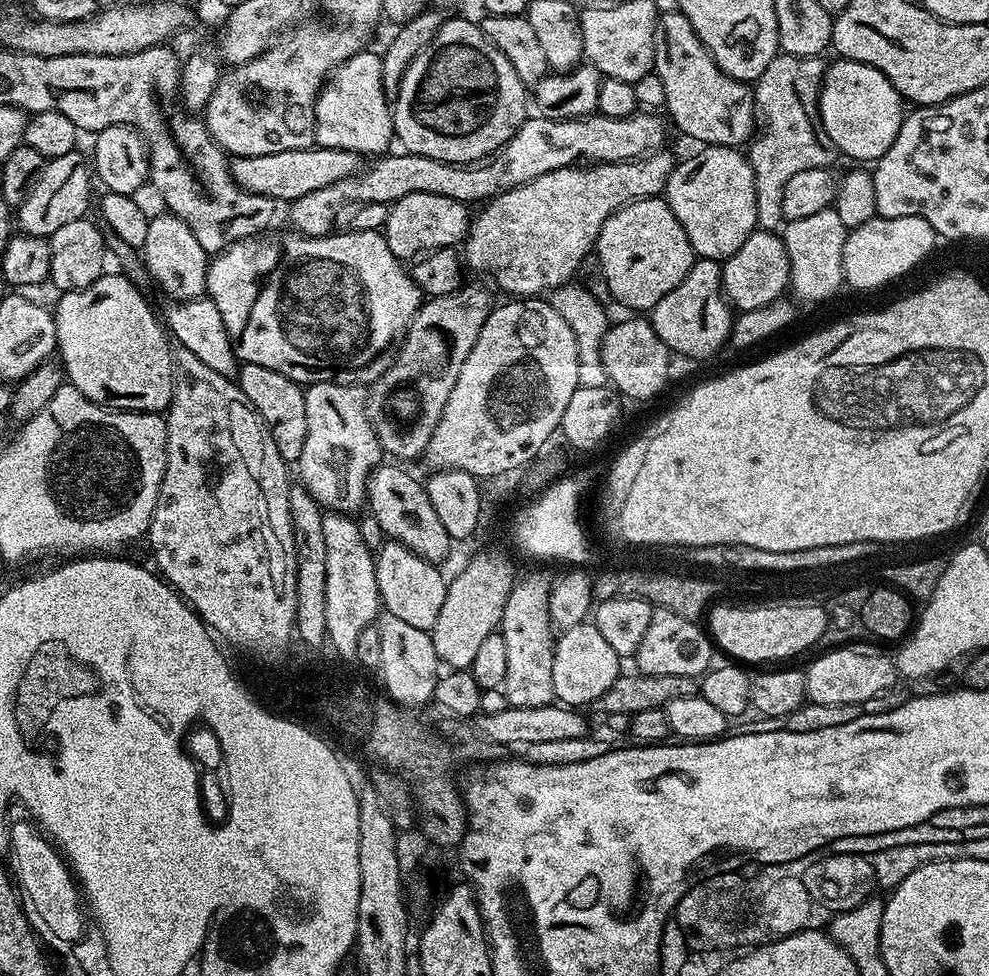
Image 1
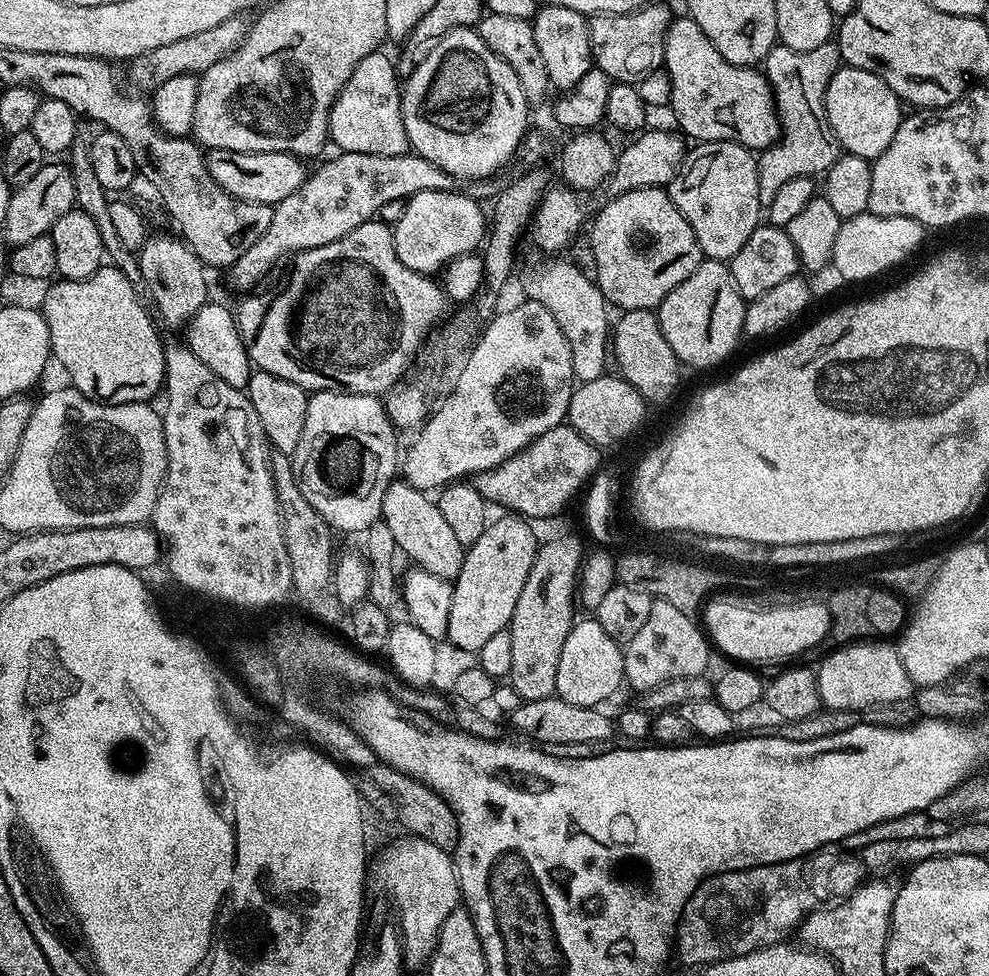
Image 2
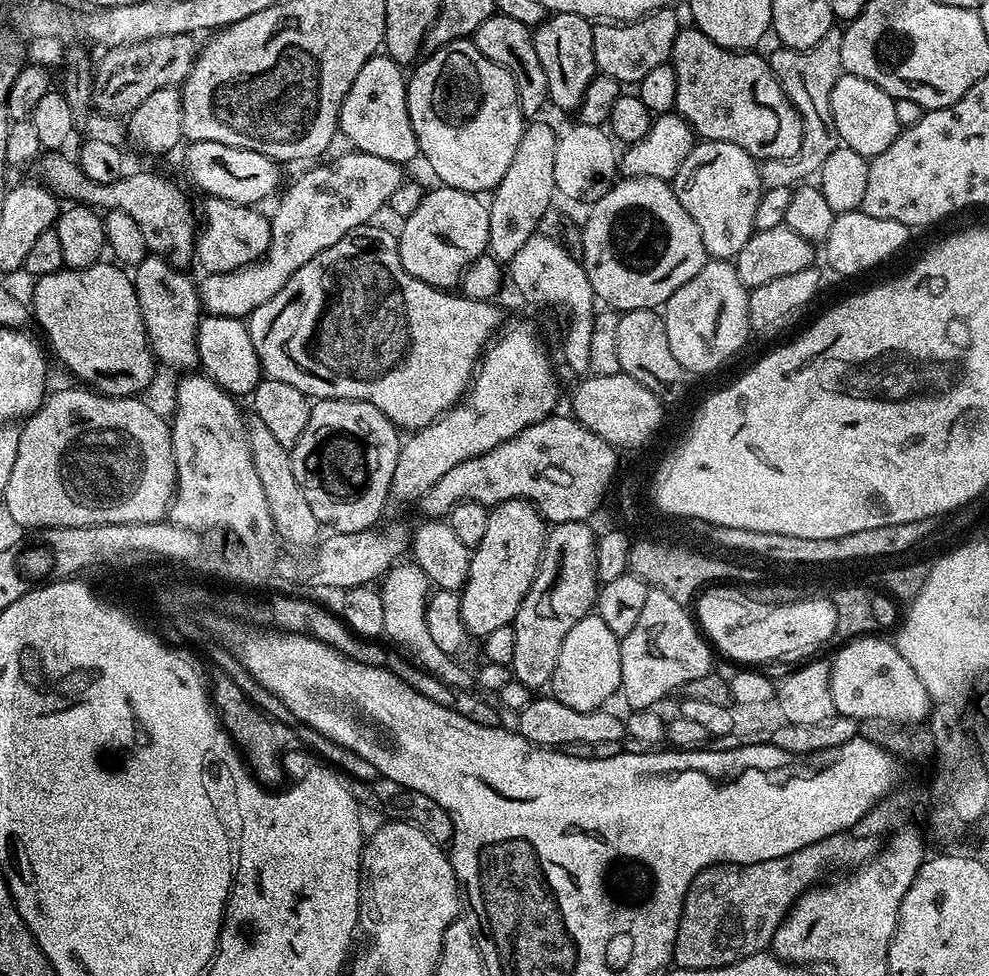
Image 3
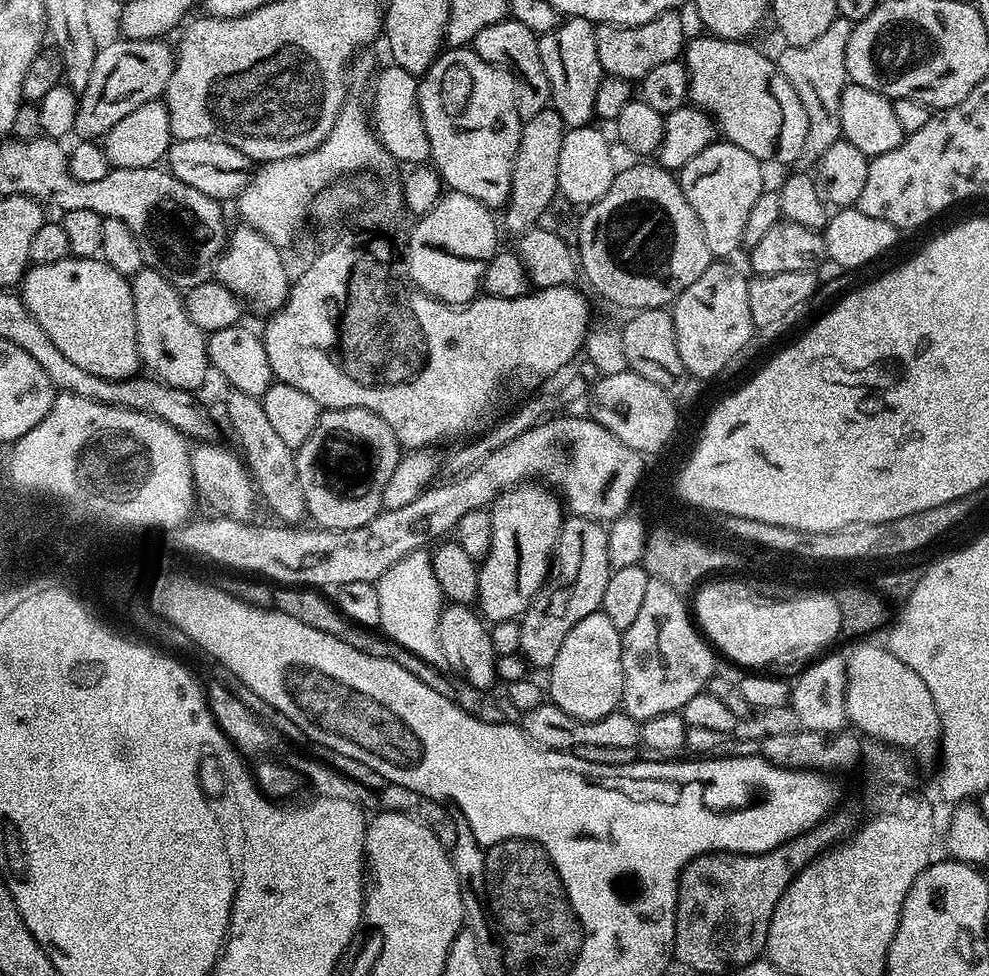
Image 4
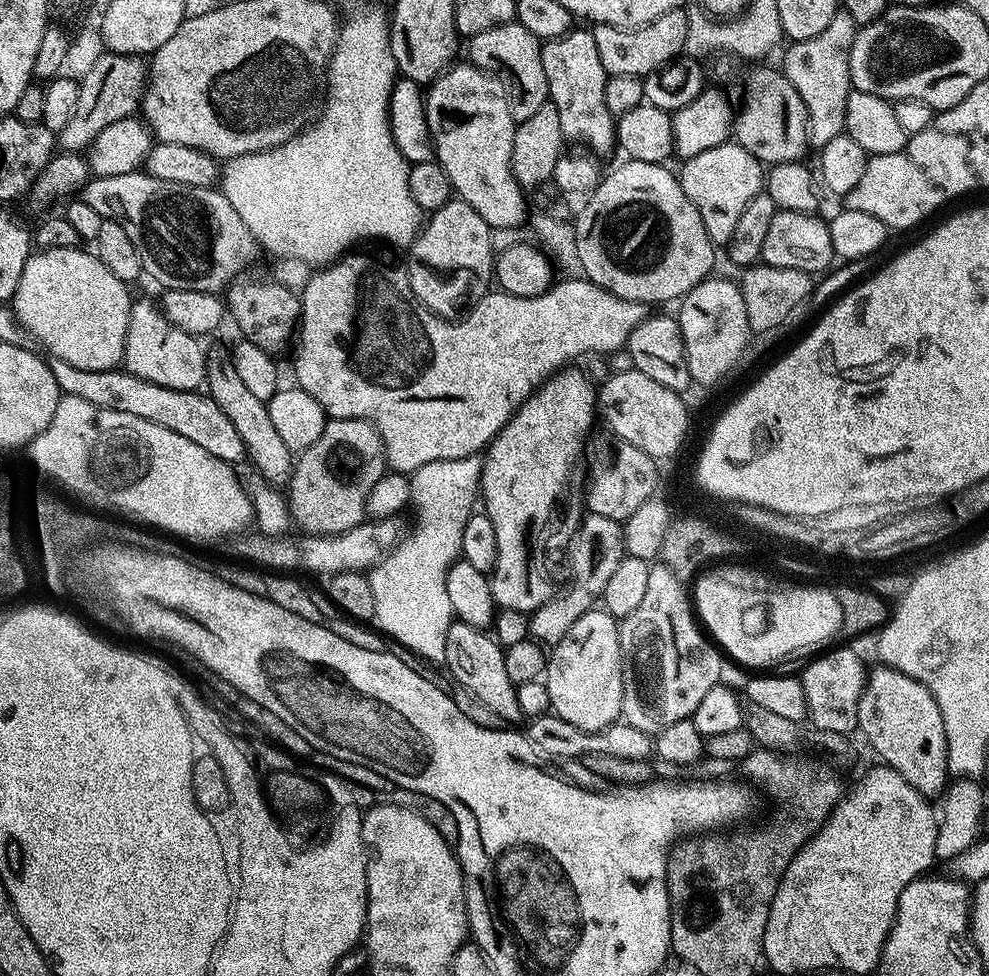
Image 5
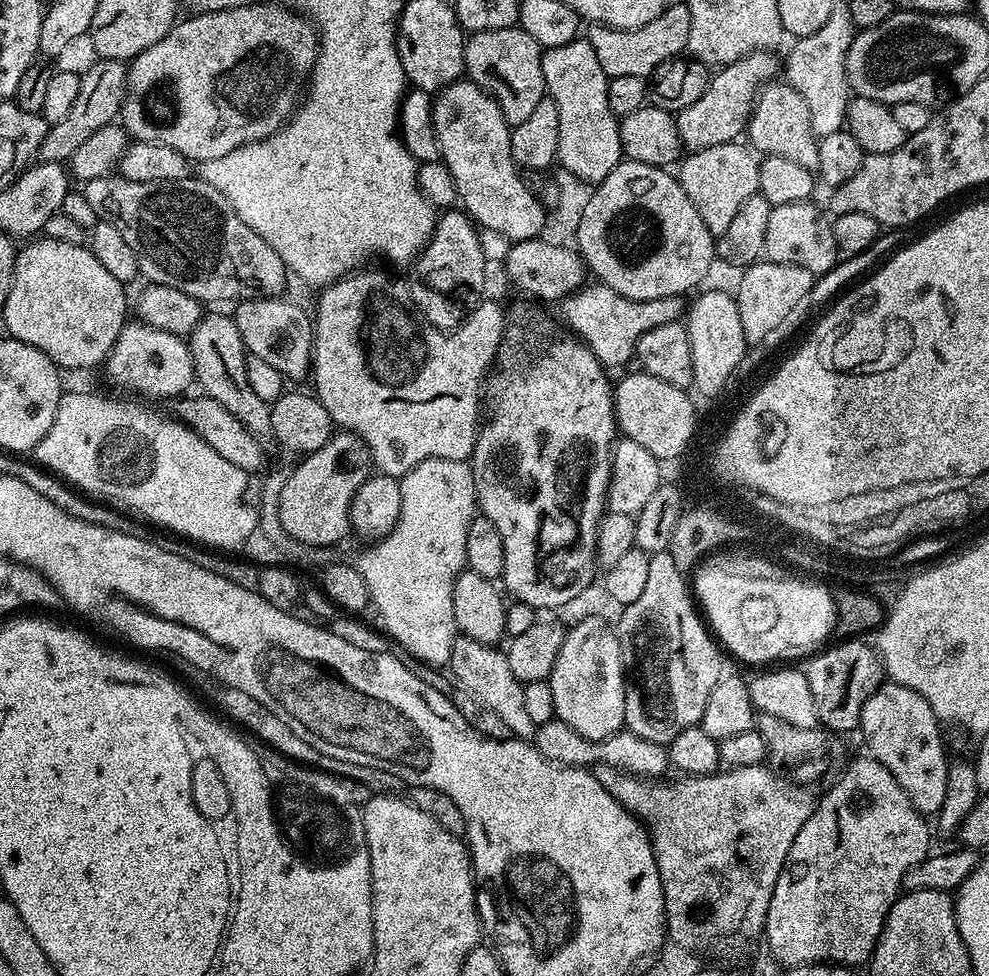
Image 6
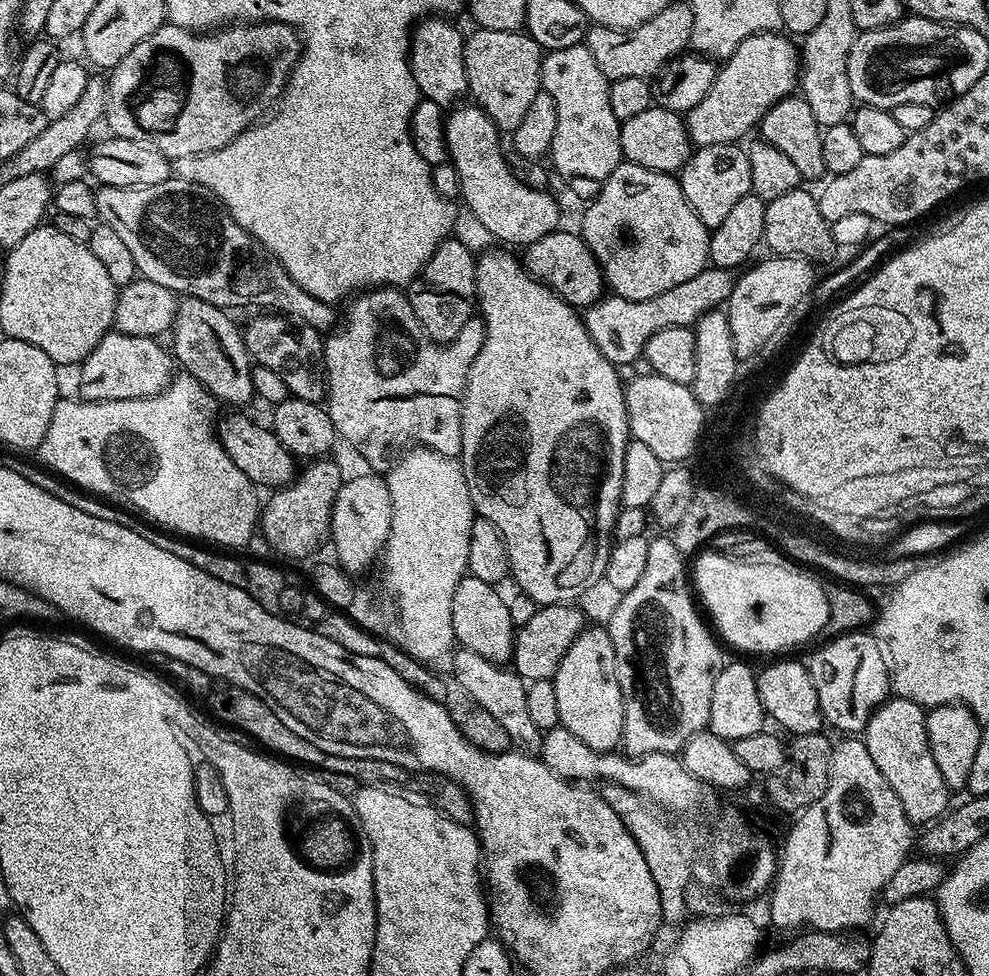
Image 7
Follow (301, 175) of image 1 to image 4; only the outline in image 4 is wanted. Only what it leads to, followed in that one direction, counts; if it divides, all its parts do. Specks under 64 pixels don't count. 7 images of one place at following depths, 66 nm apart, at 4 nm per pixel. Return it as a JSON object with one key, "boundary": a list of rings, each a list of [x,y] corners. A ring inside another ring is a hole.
{"boundary":[[[207,136],[171,143],[167,150],[166,168],[174,178],[178,178],[178,182],[186,182],[186,186],[194,186],[194,190],[202,190],[202,194],[210,198],[227,202],[231,196],[232,199],[239,197],[241,190],[248,185],[254,164],[246,154],[242,154],[242,150],[218,138]]]}

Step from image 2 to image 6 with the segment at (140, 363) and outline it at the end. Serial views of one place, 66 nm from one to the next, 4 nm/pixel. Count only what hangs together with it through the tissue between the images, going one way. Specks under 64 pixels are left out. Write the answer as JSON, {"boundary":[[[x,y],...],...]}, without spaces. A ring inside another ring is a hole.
{"boundary":[[[36,238],[16,254],[14,282],[6,302],[2,305],[7,335],[21,340],[49,356],[61,370],[67,368],[97,368],[107,360],[118,334],[130,316],[130,300],[124,297],[125,285],[114,274],[102,267],[94,258],[91,247],[70,242],[54,242],[47,238]]]}

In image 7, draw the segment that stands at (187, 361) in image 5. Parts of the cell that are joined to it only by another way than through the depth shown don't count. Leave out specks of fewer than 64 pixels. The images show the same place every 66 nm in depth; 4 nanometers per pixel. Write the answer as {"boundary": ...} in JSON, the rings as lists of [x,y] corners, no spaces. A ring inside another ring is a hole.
{"boundary":[[[111,331],[104,335],[102,342],[90,350],[90,354],[85,360],[80,361],[78,371],[80,371],[80,392],[81,400],[141,400],[157,396],[165,391],[174,379],[172,364],[174,368],[174,357],[167,347],[160,345],[159,339],[150,336],[131,336],[118,331]]]}

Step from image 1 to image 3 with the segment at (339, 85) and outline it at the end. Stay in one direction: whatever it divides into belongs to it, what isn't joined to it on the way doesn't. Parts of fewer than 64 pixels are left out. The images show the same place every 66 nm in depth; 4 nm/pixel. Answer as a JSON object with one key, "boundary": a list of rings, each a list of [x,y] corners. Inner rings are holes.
{"boundary":[[[386,54],[371,56],[366,66],[358,70],[358,78],[354,78],[342,102],[338,132],[352,143],[349,145],[355,151],[374,154],[401,166],[407,166],[412,159],[417,159],[420,156],[420,147],[408,113],[405,69]]]}

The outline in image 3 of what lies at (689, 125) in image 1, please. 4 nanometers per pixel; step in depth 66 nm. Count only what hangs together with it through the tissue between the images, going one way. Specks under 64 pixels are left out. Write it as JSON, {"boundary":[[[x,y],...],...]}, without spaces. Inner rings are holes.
{"boundary":[[[693,26],[681,28],[674,38],[671,65],[678,74],[678,98],[675,111],[686,123],[692,125],[693,132],[700,140],[721,140],[742,147],[757,160],[767,162],[778,158],[796,156],[802,146],[802,118],[782,90],[776,75],[772,73],[771,63],[752,50],[733,50],[714,43],[700,29]]]}

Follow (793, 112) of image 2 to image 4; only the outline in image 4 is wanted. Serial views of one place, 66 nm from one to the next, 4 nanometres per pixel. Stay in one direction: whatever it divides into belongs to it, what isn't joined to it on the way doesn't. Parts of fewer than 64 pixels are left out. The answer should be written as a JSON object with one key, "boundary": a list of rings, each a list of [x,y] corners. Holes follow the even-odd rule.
{"boundary":[[[837,16],[830,27],[824,31],[810,46],[781,47],[778,63],[780,72],[794,86],[798,98],[802,98],[802,106],[806,106],[808,119],[807,155],[818,158],[834,146],[834,142],[842,139],[840,130],[840,107],[842,106],[842,90],[850,83],[846,70],[846,42],[850,42],[852,23],[846,18]]]}

